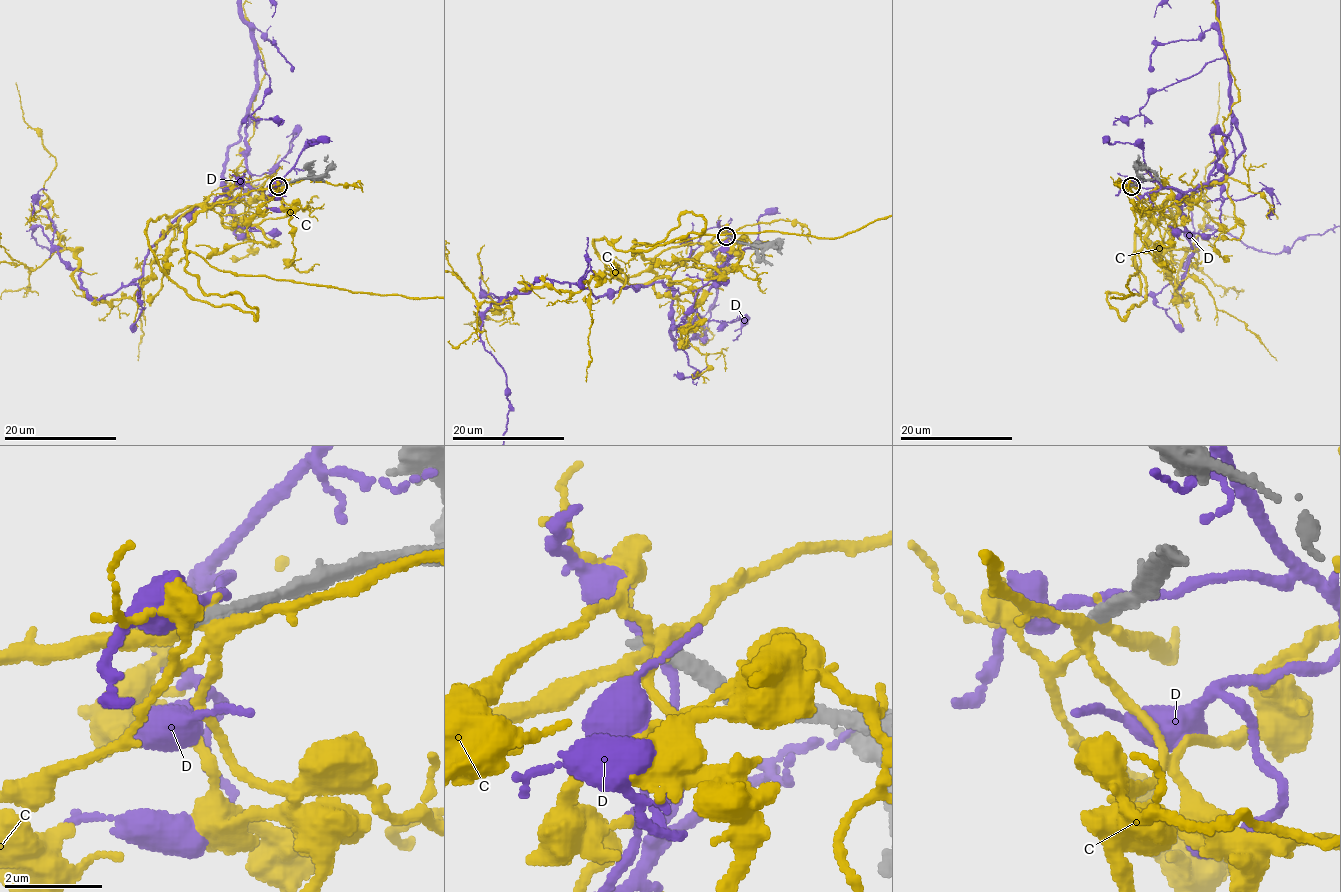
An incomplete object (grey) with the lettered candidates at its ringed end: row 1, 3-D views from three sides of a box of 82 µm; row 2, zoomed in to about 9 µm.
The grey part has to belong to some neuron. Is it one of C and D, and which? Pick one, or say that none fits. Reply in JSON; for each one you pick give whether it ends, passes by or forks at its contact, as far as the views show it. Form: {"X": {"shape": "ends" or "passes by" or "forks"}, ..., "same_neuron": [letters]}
{"same_neuron": []}

